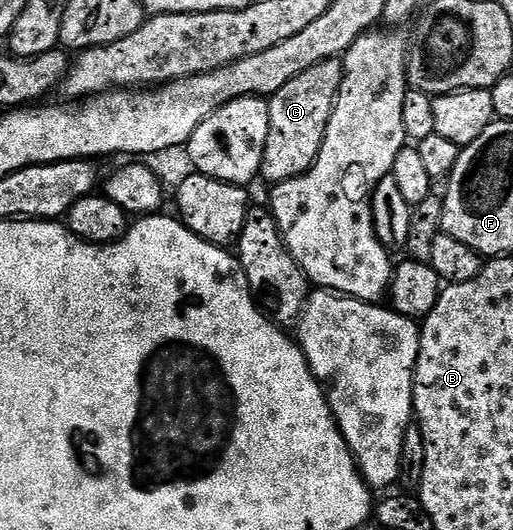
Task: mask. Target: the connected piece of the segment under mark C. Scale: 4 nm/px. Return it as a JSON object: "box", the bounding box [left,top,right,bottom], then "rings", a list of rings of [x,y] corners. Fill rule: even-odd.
{"box":[259,58,343,184],"rings":[[[330,58],[324,62],[313,64],[313,68],[305,68],[301,76],[293,76],[285,88],[281,88],[269,99],[269,140],[265,140],[265,152],[261,160],[259,178],[267,184],[293,180],[309,172],[321,152],[321,144],[325,140],[325,128],[331,119],[335,107],[335,97],[339,94],[343,79],[343,64],[340,59]]]}

